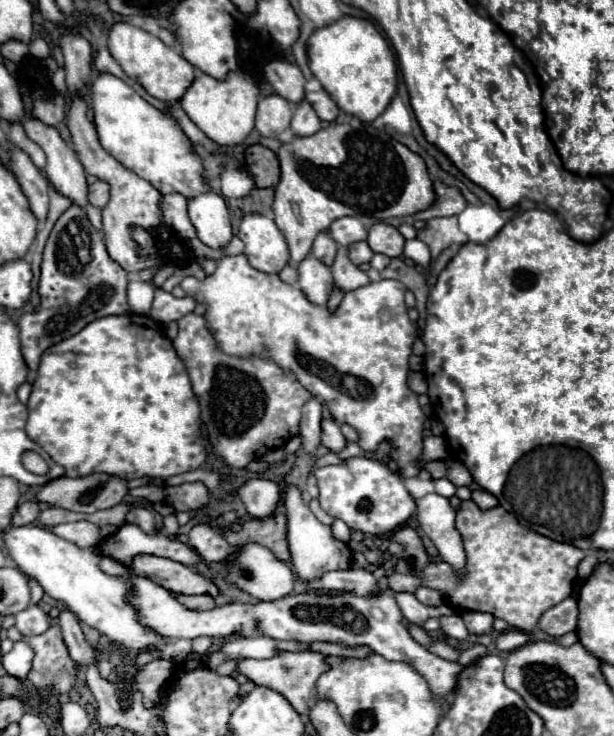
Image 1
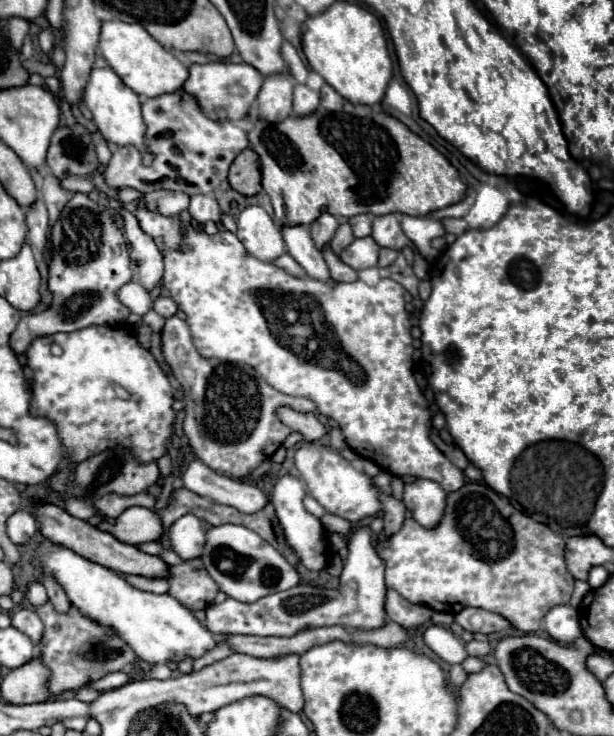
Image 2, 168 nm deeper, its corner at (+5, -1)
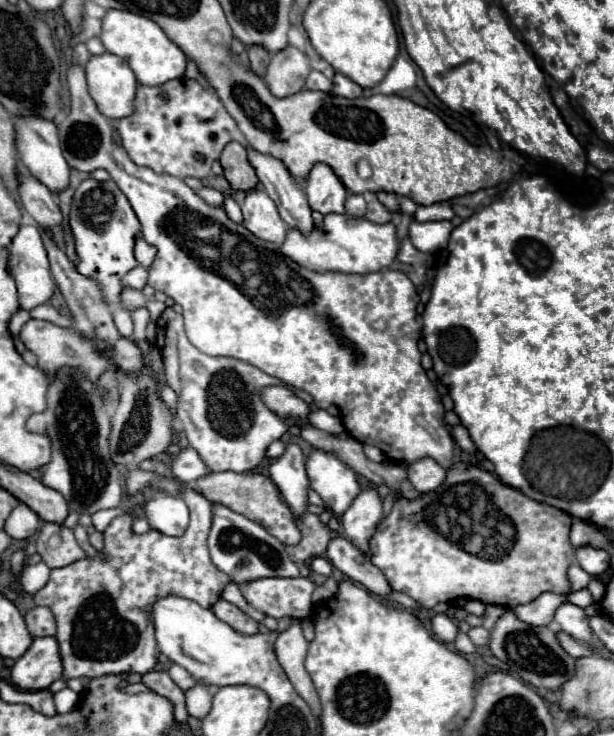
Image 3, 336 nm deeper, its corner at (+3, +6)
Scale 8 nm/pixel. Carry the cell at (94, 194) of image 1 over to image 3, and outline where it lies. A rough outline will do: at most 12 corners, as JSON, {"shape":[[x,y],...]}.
{"shape":[[198,81],[138,85],[120,145],[158,175],[206,179],[238,129]]}

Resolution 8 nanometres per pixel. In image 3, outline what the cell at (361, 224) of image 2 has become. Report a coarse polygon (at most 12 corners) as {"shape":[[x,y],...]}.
{"shape":[[370,201],[366,219],[372,223],[392,221],[382,203]]}

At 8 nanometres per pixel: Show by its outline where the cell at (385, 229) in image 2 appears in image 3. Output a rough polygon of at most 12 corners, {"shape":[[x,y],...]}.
{"shape":[[380,191],[378,201],[390,211],[398,213],[398,197]]}

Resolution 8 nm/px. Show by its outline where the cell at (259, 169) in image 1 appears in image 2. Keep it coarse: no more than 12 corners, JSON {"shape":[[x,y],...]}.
{"shape":[[242,150],[228,172],[230,186],[254,196],[262,190],[258,156]]}

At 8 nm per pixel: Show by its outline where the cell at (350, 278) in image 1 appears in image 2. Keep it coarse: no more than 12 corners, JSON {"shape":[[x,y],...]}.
{"shape":[[348,220],[338,226],[330,246],[336,254],[354,242]]}

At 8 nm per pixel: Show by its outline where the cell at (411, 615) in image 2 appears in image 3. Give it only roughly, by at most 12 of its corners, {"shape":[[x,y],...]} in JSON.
{"shape":[[346,537],[328,543],[326,559],[370,593],[392,593],[384,573]]}

